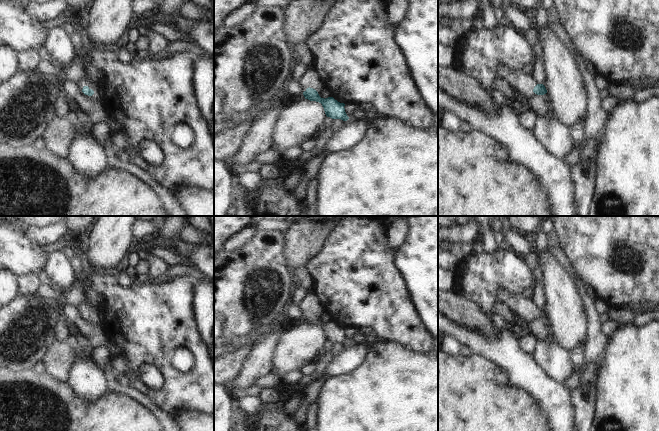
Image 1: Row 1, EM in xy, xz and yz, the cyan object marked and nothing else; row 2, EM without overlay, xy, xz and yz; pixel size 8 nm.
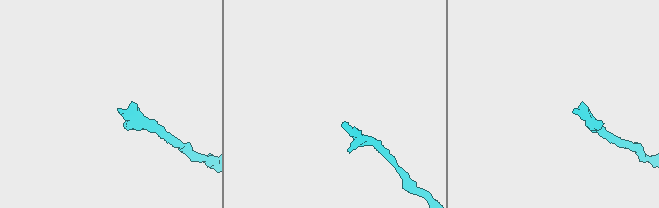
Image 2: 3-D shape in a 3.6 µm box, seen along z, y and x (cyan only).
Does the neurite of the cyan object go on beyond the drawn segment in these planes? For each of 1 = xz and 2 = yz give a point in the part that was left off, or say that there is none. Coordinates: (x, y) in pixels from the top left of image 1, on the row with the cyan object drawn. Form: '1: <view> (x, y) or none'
1: xz (310, 78)
2: yz (524, 84)

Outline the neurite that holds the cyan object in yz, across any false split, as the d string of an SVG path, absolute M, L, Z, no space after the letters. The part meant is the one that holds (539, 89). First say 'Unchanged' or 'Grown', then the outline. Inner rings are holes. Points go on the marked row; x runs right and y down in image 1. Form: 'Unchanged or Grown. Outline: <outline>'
Grown. Outline: M500 66L498 69L500 78L506 80L513 89L517 90L524 99L531 100L535 95L544 95L547 90L543 84L539 84L533 76L525 74L523 71L515 72Z

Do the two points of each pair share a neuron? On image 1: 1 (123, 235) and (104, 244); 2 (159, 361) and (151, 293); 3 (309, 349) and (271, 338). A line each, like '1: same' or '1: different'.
1: same
2: same
3: different

